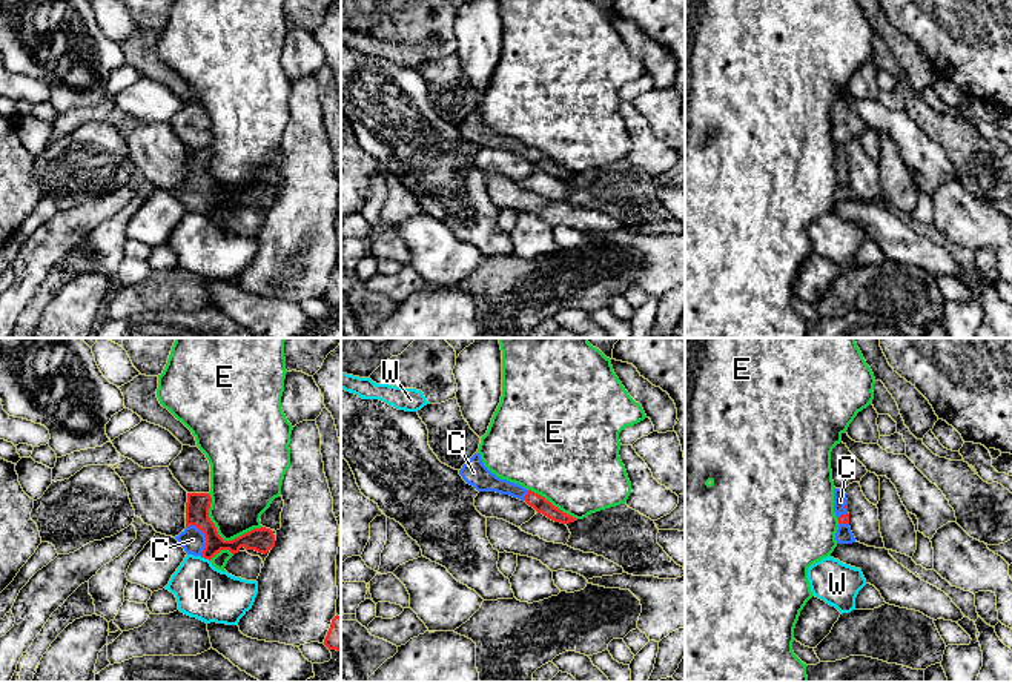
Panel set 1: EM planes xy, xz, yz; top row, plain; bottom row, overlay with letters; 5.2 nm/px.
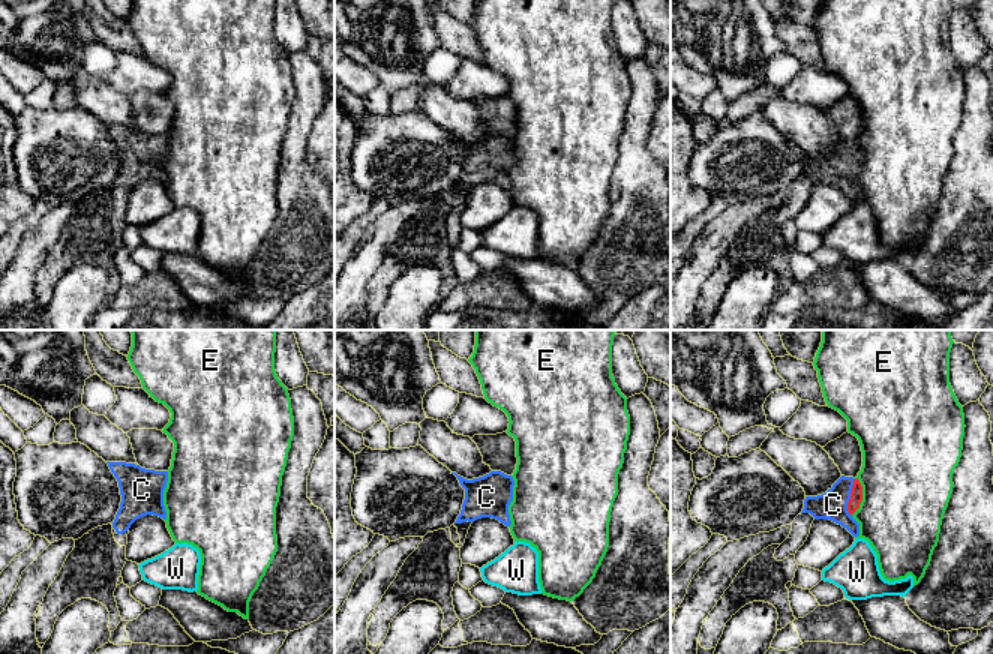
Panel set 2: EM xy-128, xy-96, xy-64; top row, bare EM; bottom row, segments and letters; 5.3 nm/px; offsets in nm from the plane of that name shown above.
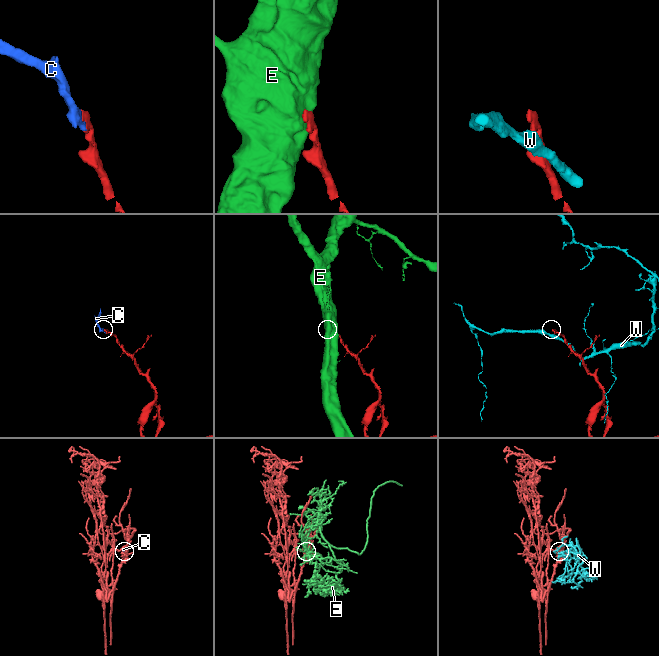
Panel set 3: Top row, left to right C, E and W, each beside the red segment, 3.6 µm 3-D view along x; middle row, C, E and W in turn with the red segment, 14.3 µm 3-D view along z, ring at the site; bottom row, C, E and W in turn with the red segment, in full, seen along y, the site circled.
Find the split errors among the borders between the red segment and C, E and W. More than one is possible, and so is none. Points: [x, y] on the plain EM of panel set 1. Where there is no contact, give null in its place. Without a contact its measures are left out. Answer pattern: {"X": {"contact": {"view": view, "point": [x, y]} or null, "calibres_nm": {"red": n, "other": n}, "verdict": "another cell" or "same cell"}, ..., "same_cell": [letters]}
{"C": {"contact": {"view": "xy", "point": [206, 194]}, "calibres_nm": {"red": 130, "other": 140}, "verdict": "same cell"}, "E": {"contact": {"view": "xy", "point": [218, 191]}, "calibres_nm": {"red": 130, "other": 300}, "verdict": "another cell"}, "W": {"contact": {"view": "xy", "point": [205, 214]}, "calibres_nm": {"red": 130, "other": 280}, "verdict": "another cell"}, "same_cell": ["C"]}

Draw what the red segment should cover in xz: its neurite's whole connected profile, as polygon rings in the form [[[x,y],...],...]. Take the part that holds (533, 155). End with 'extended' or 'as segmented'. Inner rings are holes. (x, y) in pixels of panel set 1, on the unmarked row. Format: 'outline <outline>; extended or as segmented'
outline [[[475,109],[459,126],[462,135],[473,141],[478,147],[496,147],[501,151],[510,151],[521,157],[525,157],[530,163],[533,163],[537,169],[542,169],[548,175],[561,180],[570,180],[577,177],[576,174],[564,169],[557,163],[554,163],[544,152],[524,144],[519,140],[510,138],[507,135],[498,134],[491,129],[482,118],[481,111]]]; extended

